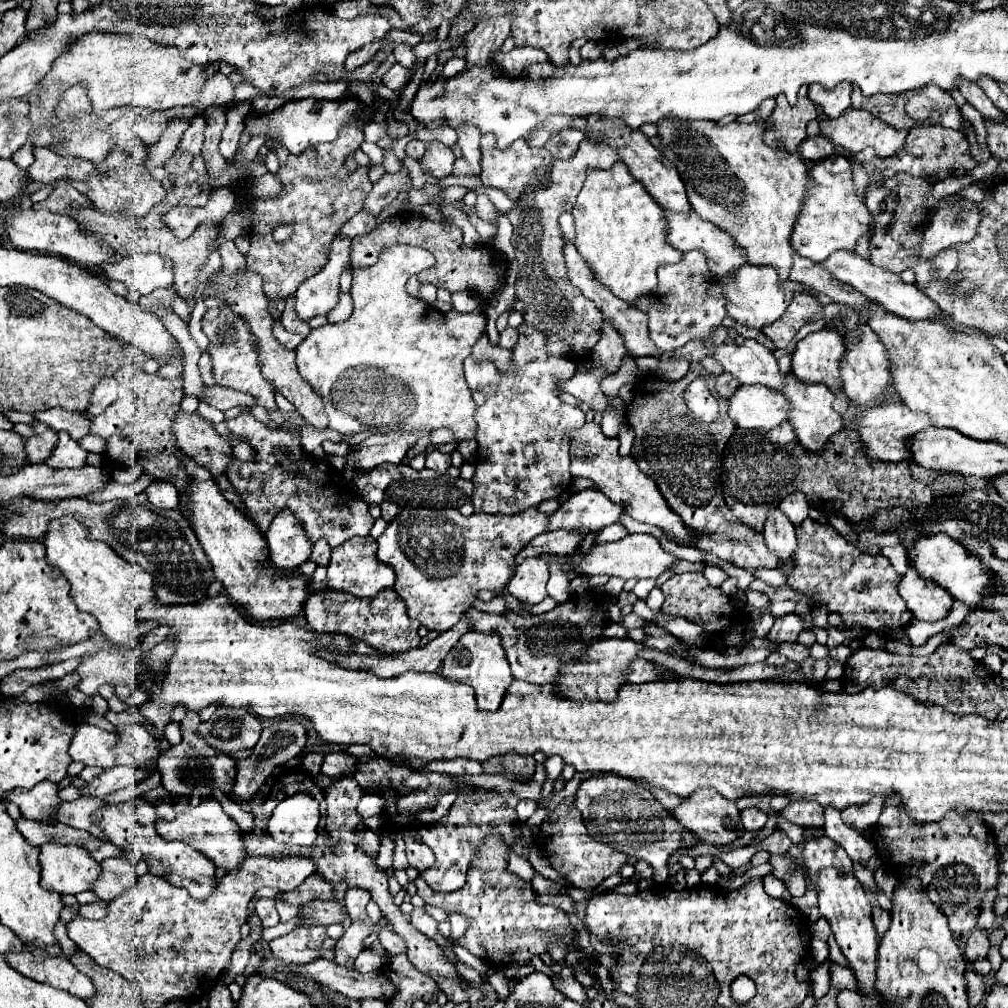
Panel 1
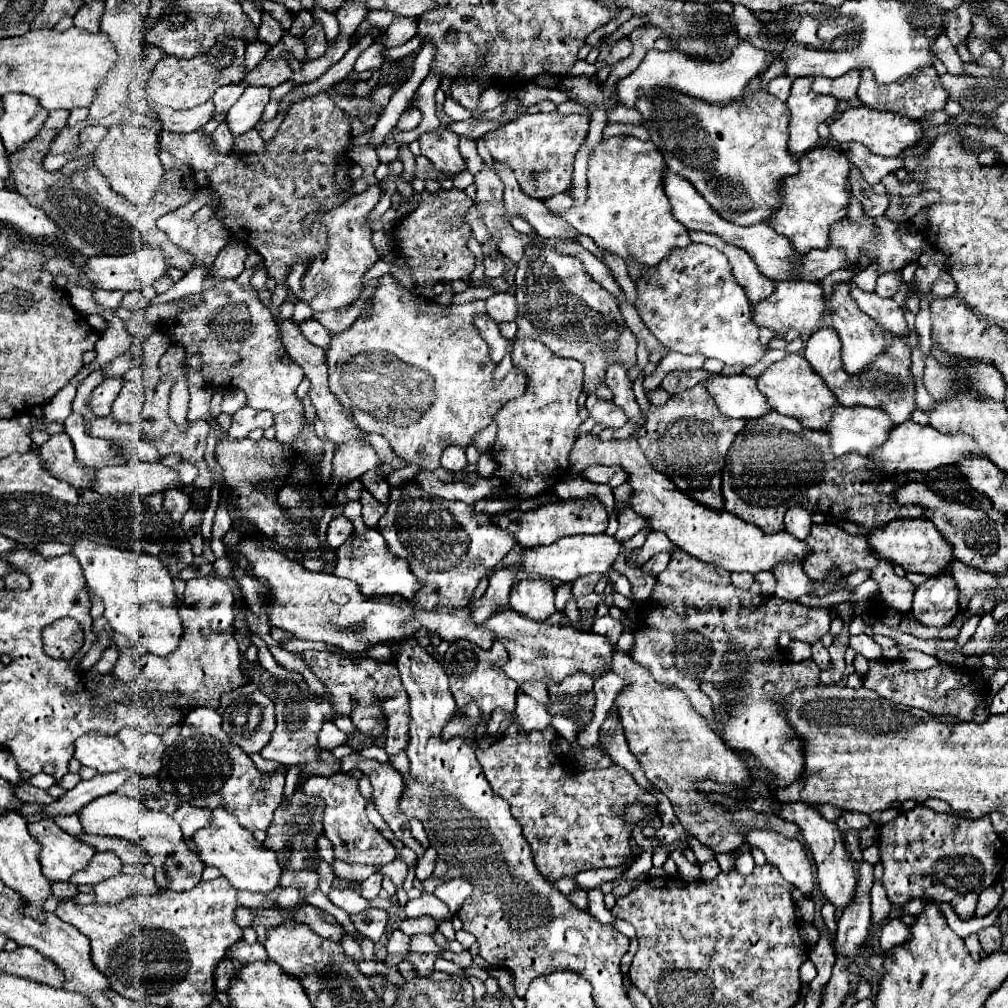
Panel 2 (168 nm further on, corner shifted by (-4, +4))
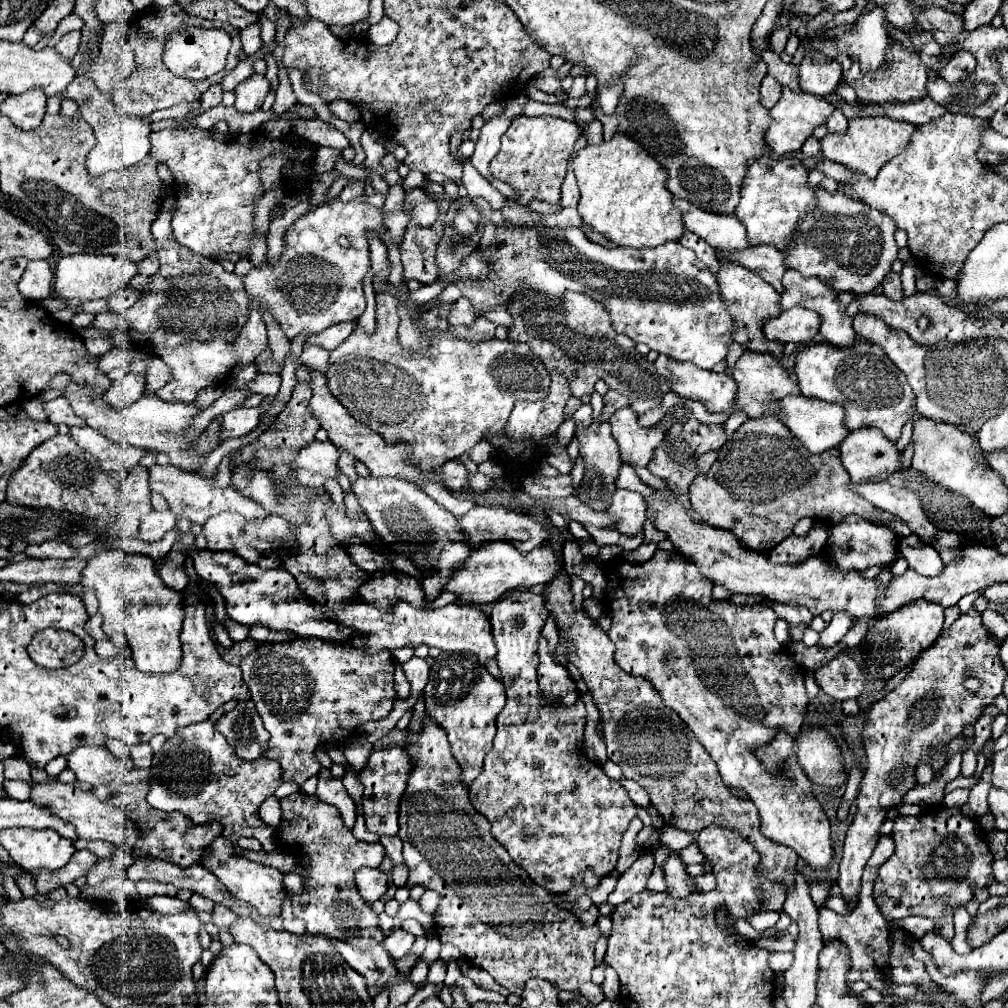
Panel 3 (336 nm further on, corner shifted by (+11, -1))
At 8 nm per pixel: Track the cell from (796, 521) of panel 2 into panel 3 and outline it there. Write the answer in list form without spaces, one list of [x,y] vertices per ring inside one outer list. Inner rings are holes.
[[[816,524],[808,536],[788,536],[782,540],[770,550],[768,560],[772,560],[772,564],[800,564],[800,560],[808,560],[808,556],[818,556],[828,536],[828,527]]]

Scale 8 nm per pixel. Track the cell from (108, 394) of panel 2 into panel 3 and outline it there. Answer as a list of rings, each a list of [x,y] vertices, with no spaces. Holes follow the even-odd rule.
[[[64,396],[44,402],[44,412],[52,424],[66,424],[66,426],[84,426],[82,418],[76,418],[68,400]]]

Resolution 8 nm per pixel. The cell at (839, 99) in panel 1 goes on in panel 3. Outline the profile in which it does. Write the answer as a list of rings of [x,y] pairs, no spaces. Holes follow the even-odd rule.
[[[810,52],[800,62],[800,88],[804,92],[826,96],[834,92],[842,78],[842,66],[836,60],[824,60],[820,52]]]

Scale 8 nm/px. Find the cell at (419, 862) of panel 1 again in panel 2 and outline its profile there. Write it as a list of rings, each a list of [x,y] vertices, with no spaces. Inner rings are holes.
[[[353,751],[351,755],[345,755],[343,759],[339,759],[339,763],[341,763],[341,771],[345,771],[345,773],[361,771],[363,775],[367,775],[371,779],[373,801],[375,801],[377,811],[387,821],[387,825],[395,833],[395,837],[399,841],[403,841],[407,847],[411,847],[417,853],[417,857],[421,859],[425,849],[413,839],[409,819],[397,807],[397,803],[401,799],[401,791],[403,791],[403,779],[393,769],[393,765],[391,763],[381,765],[377,761],[371,761],[367,757],[363,757],[357,751]]]

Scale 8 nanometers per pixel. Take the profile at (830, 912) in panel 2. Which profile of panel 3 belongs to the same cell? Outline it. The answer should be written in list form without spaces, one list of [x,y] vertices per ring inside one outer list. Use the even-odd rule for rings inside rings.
[[[886,834],[880,838],[880,842],[876,844],[876,850],[874,854],[870,856],[866,868],[864,868],[864,874],[862,874],[862,890],[860,890],[860,898],[856,908],[842,916],[842,914],[836,914],[828,908],[822,908],[820,910],[820,932],[824,934],[824,940],[842,940],[848,950],[850,950],[850,958],[852,958],[852,974],[850,974],[850,982],[856,982],[856,980],[866,980],[872,988],[880,990],[884,996],[890,994],[890,986],[894,984],[892,982],[892,976],[890,976],[890,948],[892,948],[892,926],[888,924],[888,920],[882,916],[874,896],[872,896],[872,886],[874,886],[874,880],[878,876],[878,870],[880,866],[894,854],[894,840],[892,840],[892,834]]]

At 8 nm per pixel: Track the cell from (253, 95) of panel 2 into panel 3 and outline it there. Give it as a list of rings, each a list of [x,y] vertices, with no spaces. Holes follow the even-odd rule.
[[[252,74],[240,88],[236,88],[236,104],[234,108],[238,112],[256,112],[260,110],[266,94],[270,92],[270,82],[264,74]]]

